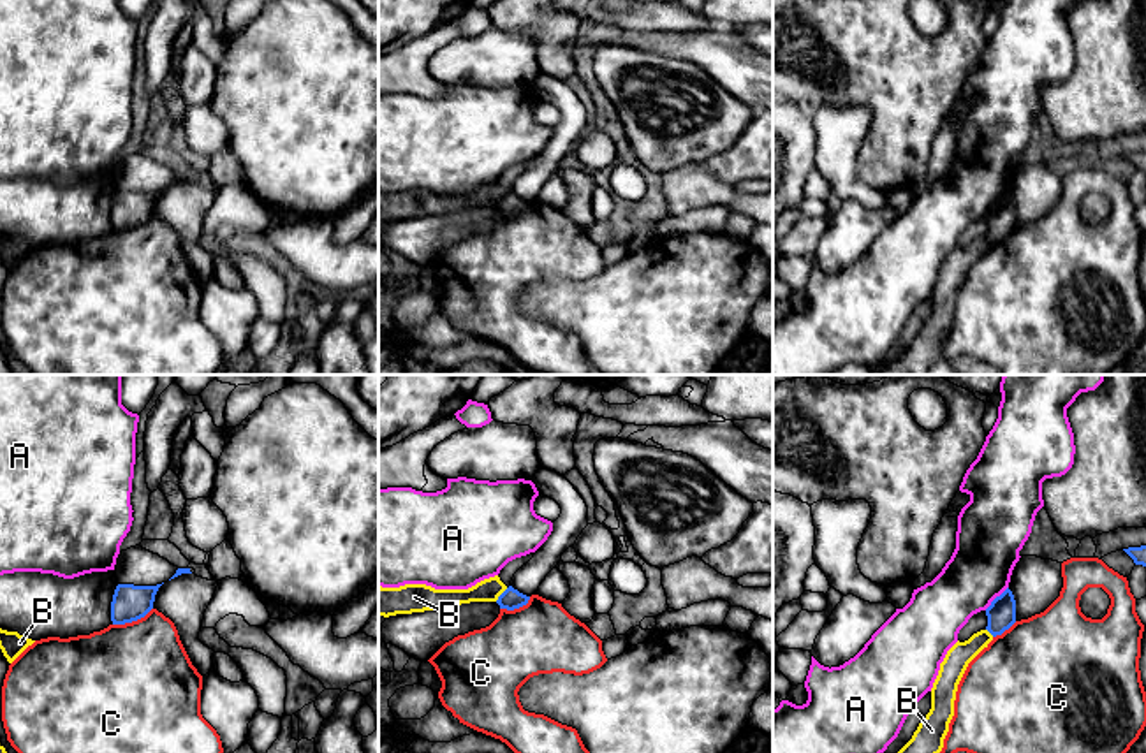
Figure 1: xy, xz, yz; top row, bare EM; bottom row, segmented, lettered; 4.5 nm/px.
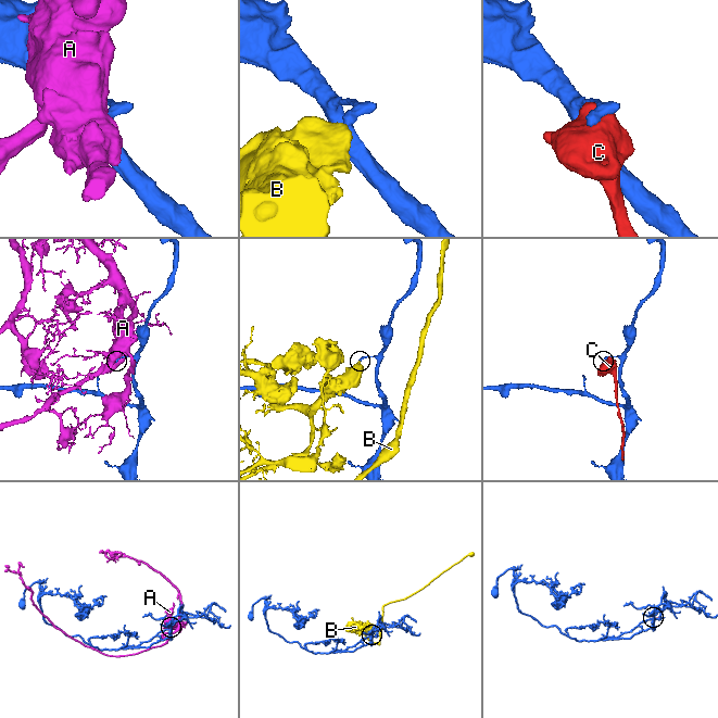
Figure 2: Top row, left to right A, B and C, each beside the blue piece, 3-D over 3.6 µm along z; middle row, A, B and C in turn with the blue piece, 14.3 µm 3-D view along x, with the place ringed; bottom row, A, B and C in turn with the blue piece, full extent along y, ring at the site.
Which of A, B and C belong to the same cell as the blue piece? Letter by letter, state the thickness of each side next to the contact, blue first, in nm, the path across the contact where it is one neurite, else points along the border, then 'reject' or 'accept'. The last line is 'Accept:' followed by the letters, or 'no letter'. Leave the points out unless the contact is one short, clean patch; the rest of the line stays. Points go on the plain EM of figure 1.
A: 130/300 nm | reject
B: 100/110 nm | along xz (507, 194), (495, 206) | reject
C: 160/480 nm | reject
Accept: no letter

